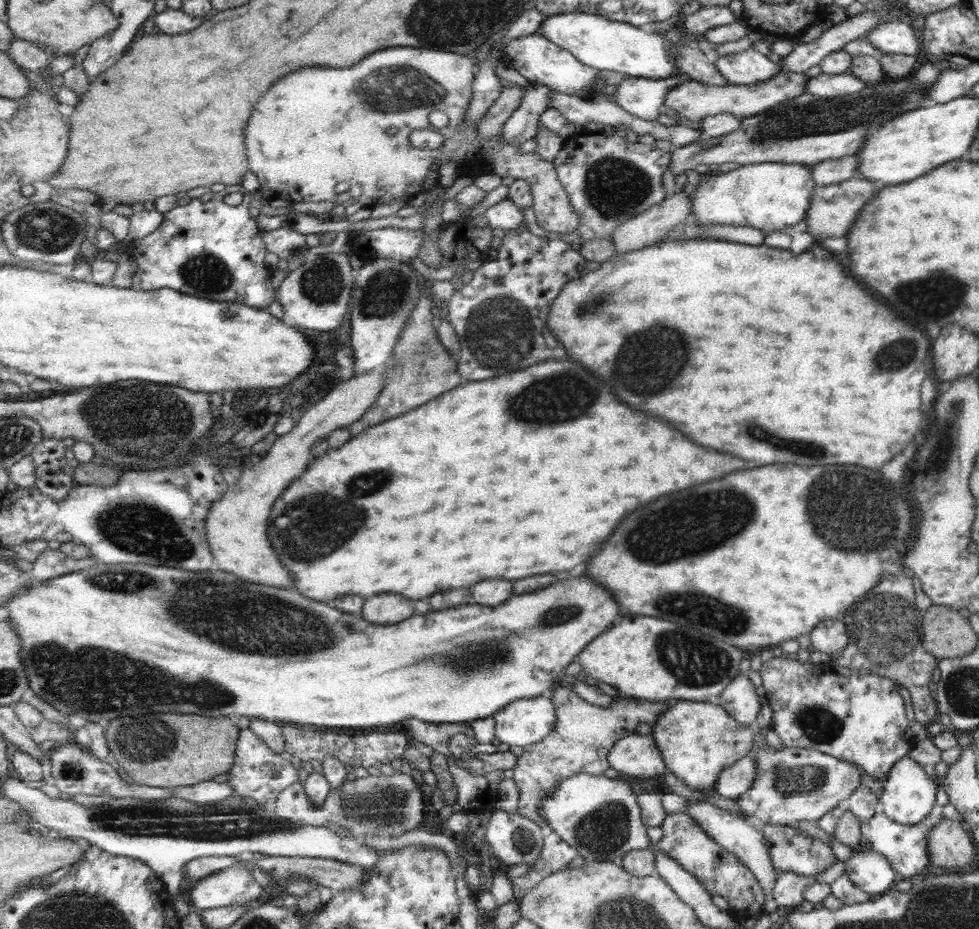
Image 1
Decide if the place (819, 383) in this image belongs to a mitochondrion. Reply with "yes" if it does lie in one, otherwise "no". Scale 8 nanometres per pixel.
no

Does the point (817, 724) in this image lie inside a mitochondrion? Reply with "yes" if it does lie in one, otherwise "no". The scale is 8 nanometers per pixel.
yes

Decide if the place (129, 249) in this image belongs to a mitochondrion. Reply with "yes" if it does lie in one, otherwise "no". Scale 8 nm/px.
no

